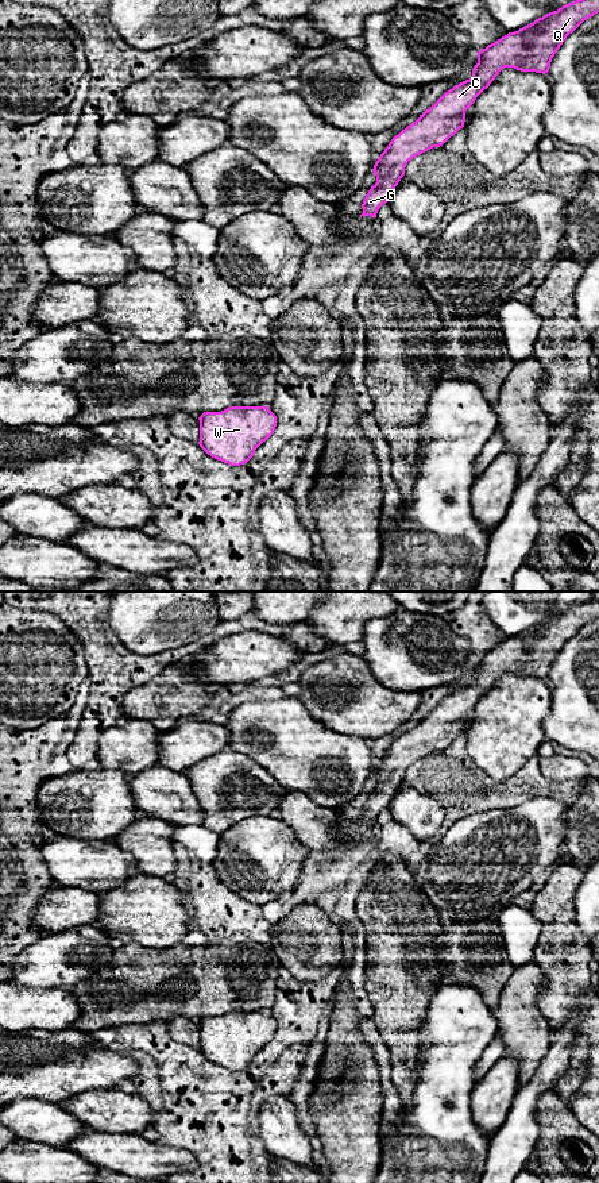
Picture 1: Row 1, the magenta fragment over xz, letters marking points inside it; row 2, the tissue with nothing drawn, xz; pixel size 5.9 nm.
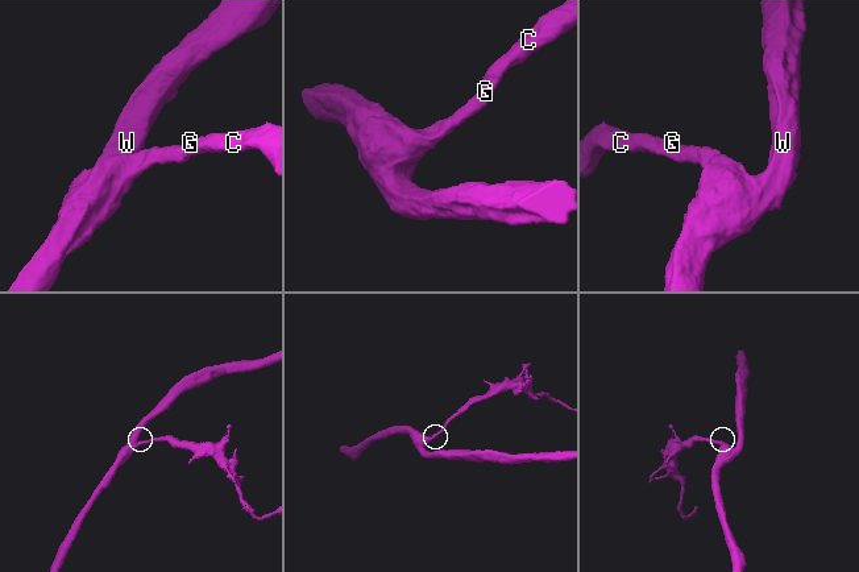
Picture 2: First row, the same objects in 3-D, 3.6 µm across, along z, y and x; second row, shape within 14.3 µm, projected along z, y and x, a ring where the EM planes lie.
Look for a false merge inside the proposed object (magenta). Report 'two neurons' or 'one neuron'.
one neuron

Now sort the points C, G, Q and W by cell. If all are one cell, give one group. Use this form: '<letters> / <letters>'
C G Q W

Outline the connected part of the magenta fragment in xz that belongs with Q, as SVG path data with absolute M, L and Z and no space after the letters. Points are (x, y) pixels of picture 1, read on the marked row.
M576 0L480 50L472 77L445 92L414 123L395 135L380 154L372 169L376 182L363 200L360 217L376 217L379 208L405 176L409 161L443 146L464 127L465 111L502 69L548 73L552 58L567 36L598 12L599 0Z

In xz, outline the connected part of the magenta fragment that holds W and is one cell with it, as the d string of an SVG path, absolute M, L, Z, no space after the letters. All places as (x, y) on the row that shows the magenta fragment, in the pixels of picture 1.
M229 406L200 417L200 447L212 458L240 466L266 442L277 427L268 406Z

